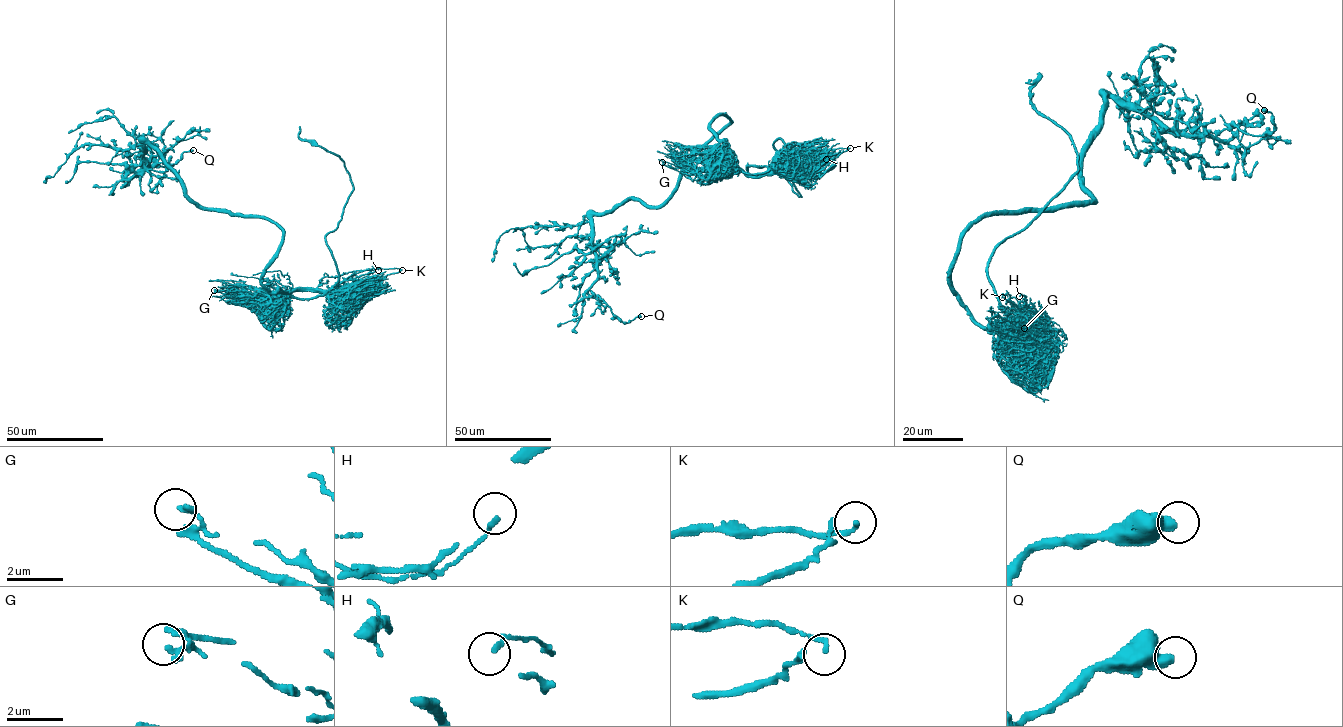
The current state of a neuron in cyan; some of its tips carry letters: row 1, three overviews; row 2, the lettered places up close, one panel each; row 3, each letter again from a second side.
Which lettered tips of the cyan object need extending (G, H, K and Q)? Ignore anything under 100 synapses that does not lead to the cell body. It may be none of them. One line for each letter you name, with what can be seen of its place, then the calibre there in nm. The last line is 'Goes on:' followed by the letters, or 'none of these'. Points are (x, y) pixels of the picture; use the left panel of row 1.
Goes on: none of these

